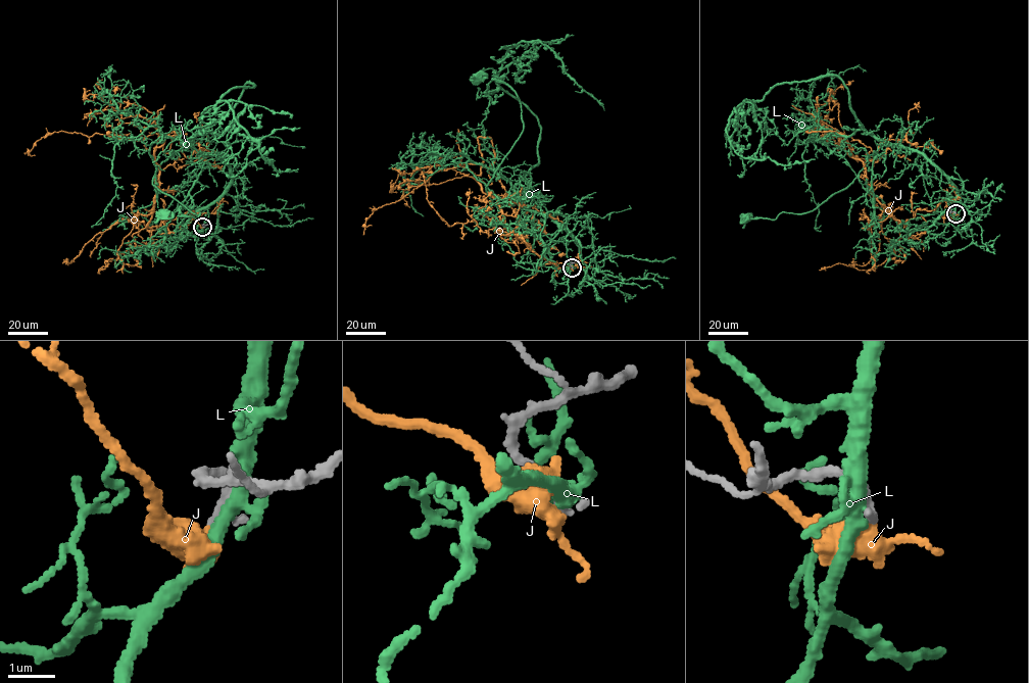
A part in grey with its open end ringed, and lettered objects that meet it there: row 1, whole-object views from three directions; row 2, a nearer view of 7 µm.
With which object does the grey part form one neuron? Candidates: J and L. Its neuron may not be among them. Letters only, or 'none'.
none

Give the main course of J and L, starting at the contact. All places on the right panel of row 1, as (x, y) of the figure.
J: (956, 213), (941, 201), (900, 222), (875, 198), (834, 133), (853, 149), (839, 104), (829, 106), (853, 81)
L: (956, 212), (959, 194), (931, 161), (879, 140), (854, 180), (814, 209), (775, 220), (744, 216)

